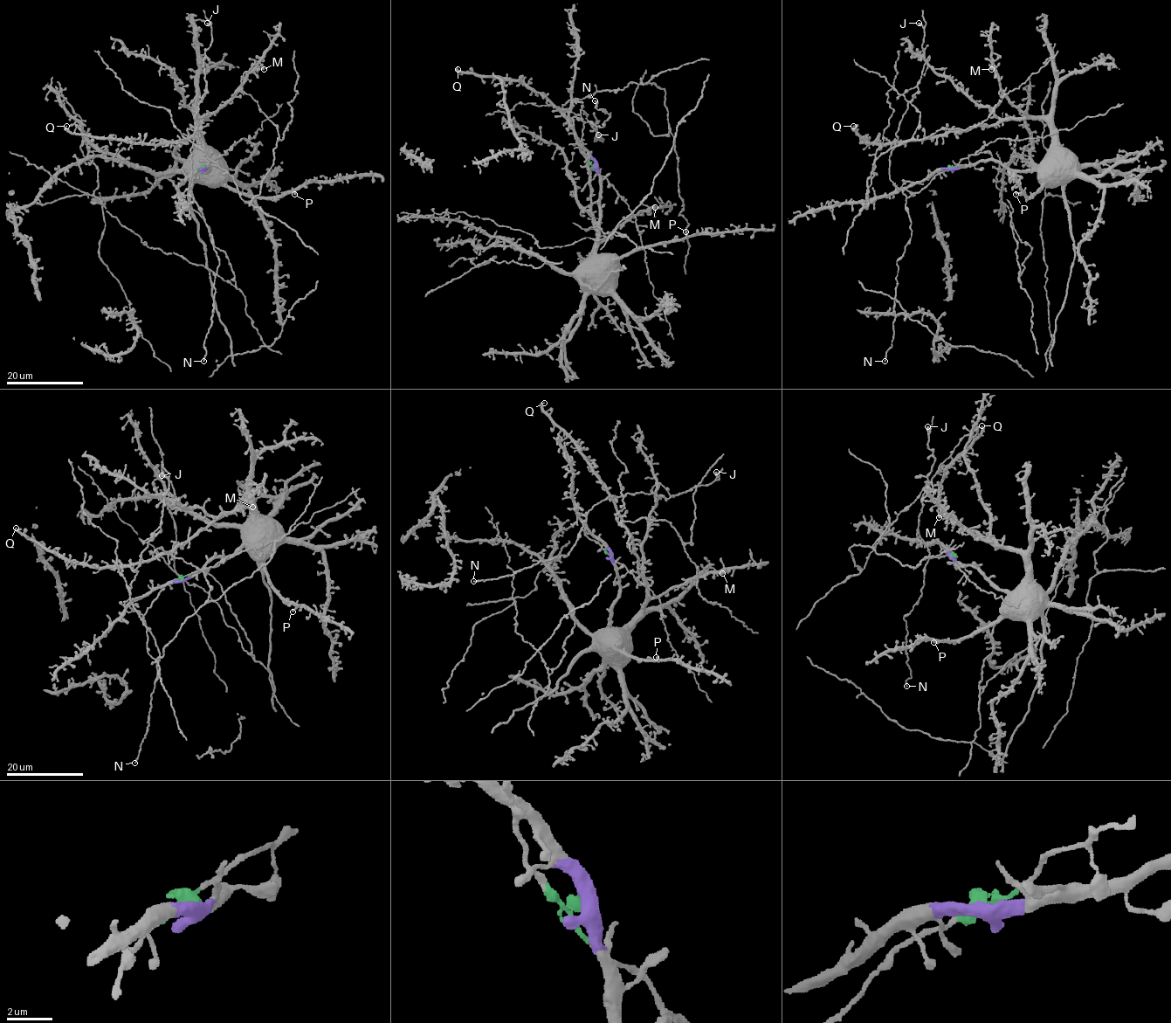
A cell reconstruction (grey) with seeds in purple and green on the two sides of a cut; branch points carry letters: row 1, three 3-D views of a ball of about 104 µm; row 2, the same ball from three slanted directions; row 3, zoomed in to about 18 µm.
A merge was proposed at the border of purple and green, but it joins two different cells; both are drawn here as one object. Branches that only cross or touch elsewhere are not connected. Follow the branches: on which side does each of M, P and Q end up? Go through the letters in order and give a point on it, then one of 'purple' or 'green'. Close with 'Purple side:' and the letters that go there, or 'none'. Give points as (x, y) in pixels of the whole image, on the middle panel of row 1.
M: at (655, 207); purple
P: at (685, 231); purple
Q: at (458, 69); purple
Purple side: M, P, Q

